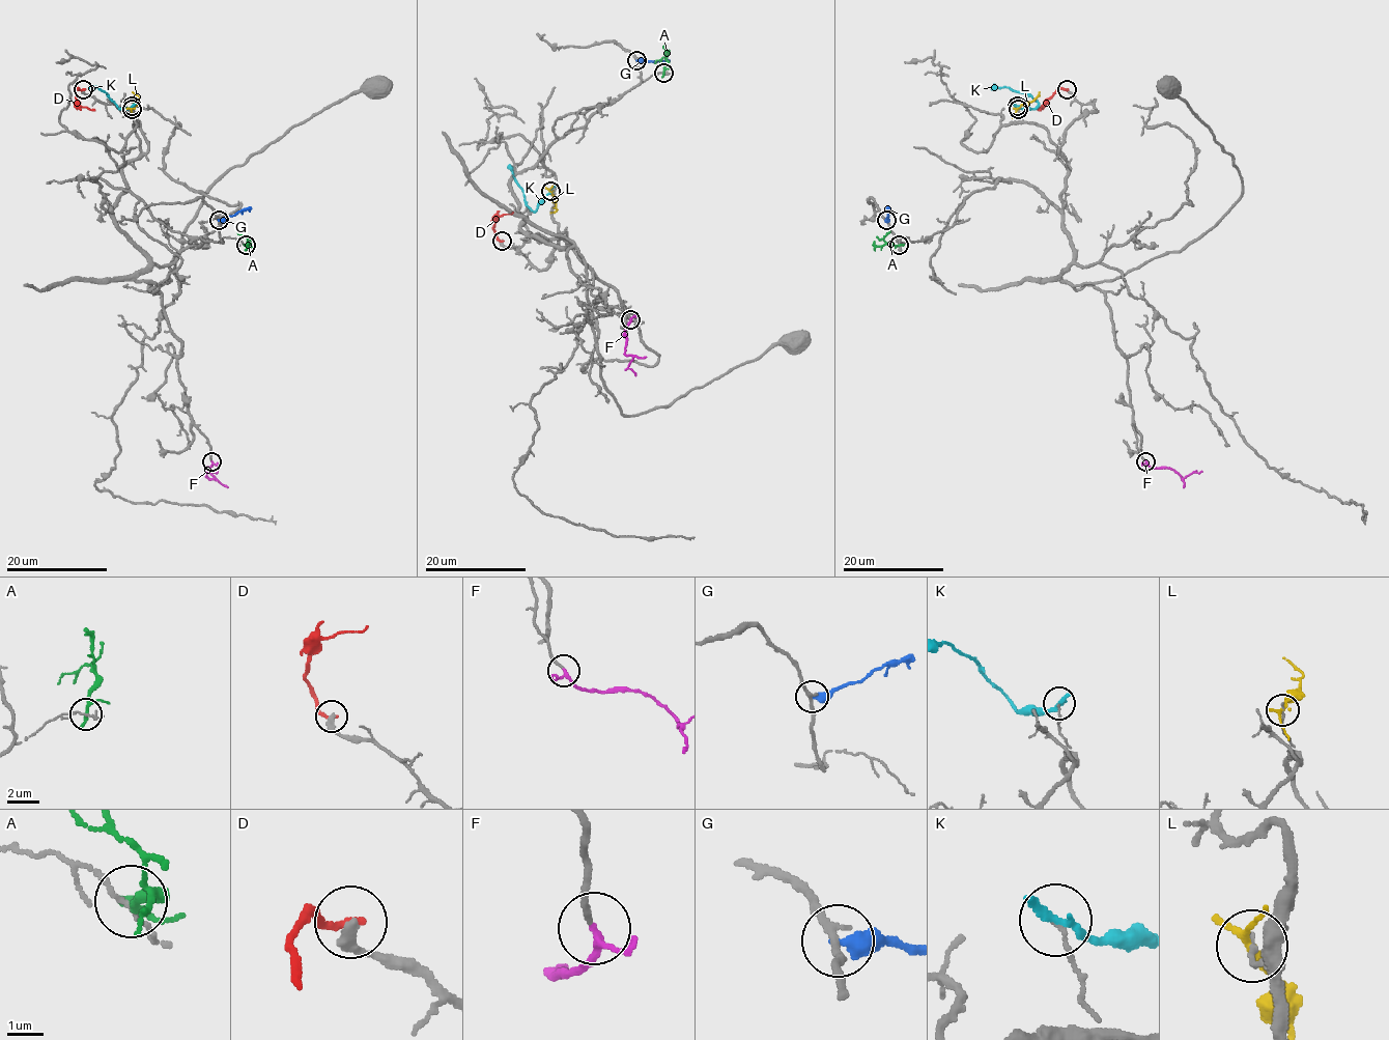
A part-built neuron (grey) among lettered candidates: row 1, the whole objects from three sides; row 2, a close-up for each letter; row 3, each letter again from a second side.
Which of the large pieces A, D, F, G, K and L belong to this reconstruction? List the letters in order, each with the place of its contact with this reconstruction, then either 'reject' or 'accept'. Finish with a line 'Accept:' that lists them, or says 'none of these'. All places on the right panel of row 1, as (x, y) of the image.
A: (899, 245) | reject
D: (1067, 89) | reject
F: (1145, 461) | accept
G: (886, 220) | reject
K: (1017, 106) | reject
L: (1018, 109) | reject
Accept: F

